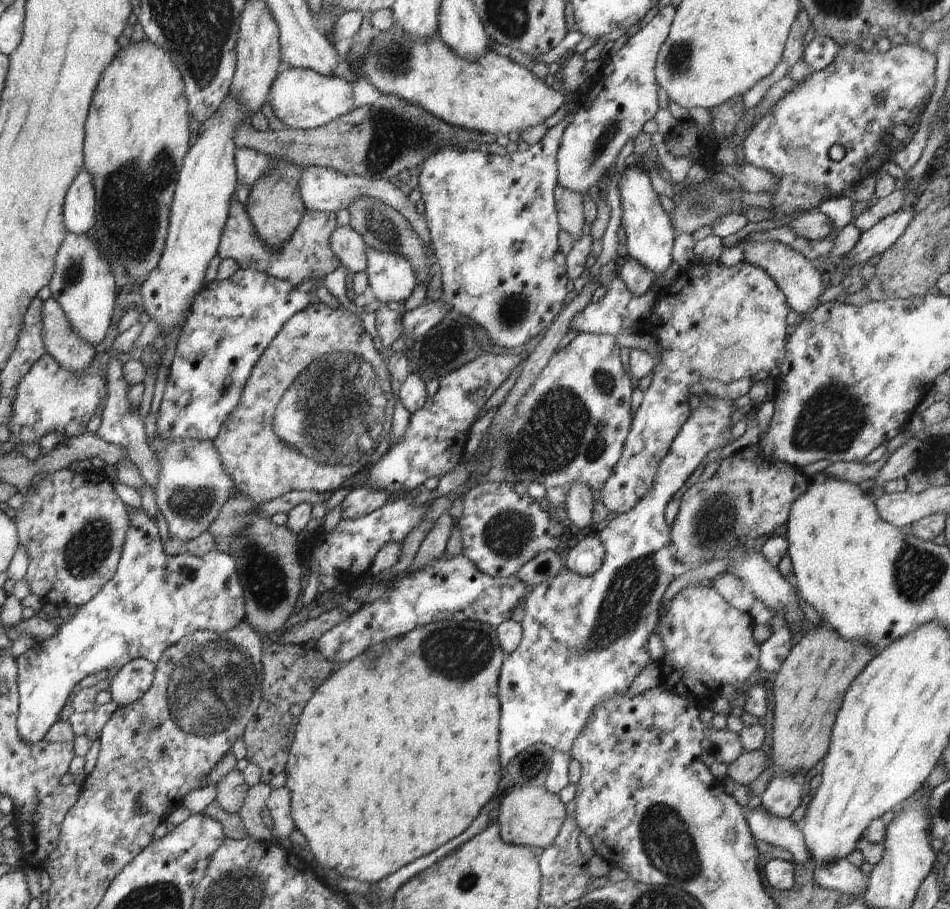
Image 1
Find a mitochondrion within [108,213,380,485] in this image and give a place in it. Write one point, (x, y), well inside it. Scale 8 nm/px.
(225, 389)

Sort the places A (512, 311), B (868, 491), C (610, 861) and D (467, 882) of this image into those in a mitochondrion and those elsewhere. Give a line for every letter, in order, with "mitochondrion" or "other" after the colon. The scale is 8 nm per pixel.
A: mitochondrion
B: other
C: other
D: mitochondrion

